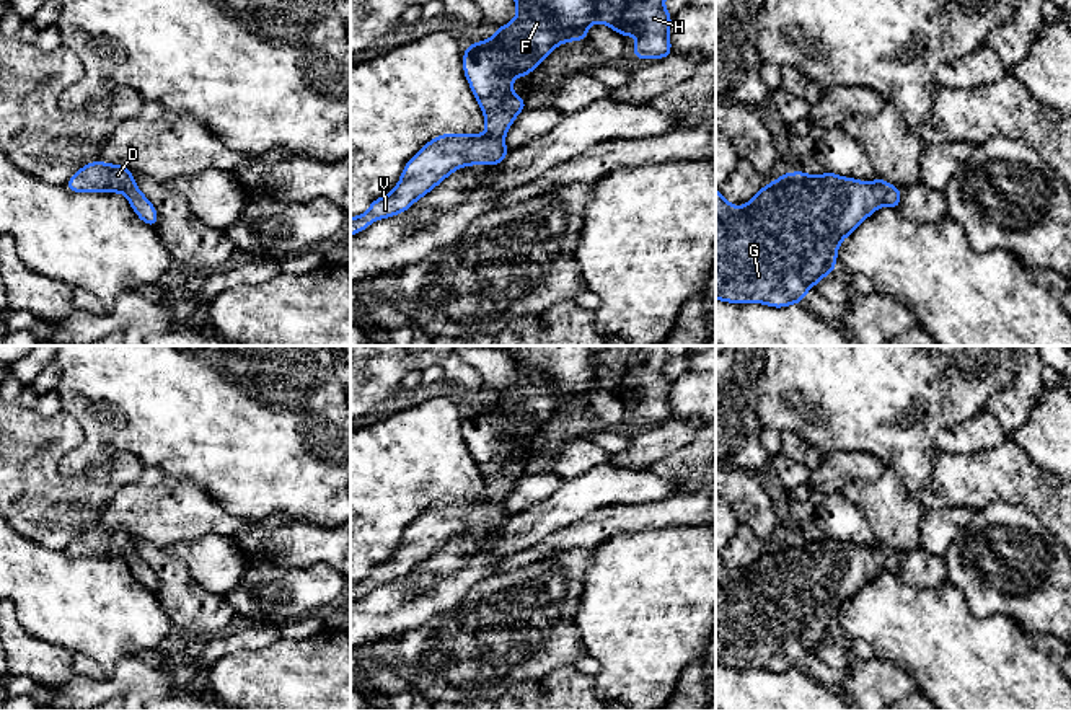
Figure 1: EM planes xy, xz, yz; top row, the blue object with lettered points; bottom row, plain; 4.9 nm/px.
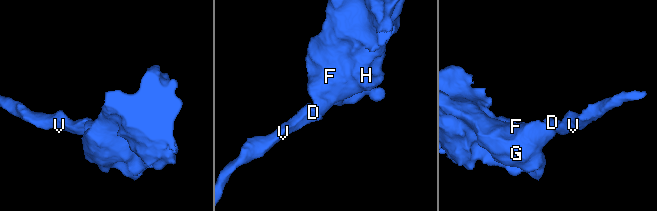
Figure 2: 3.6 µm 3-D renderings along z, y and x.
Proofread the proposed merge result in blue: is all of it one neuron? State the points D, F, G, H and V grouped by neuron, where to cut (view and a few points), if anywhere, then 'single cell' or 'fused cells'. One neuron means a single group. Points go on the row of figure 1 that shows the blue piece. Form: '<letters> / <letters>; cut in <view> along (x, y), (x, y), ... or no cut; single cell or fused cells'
D F G H V; no cut; single cell

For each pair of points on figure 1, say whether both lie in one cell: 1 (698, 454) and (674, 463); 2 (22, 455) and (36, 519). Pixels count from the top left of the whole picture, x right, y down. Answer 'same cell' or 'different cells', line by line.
1: same cell
2: same cell

